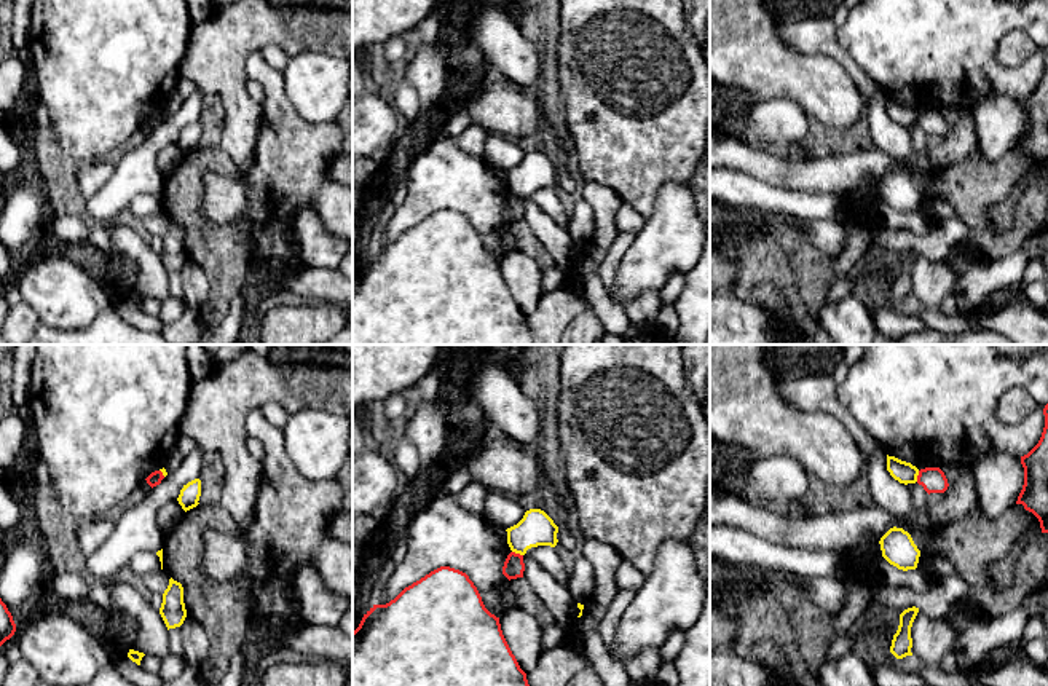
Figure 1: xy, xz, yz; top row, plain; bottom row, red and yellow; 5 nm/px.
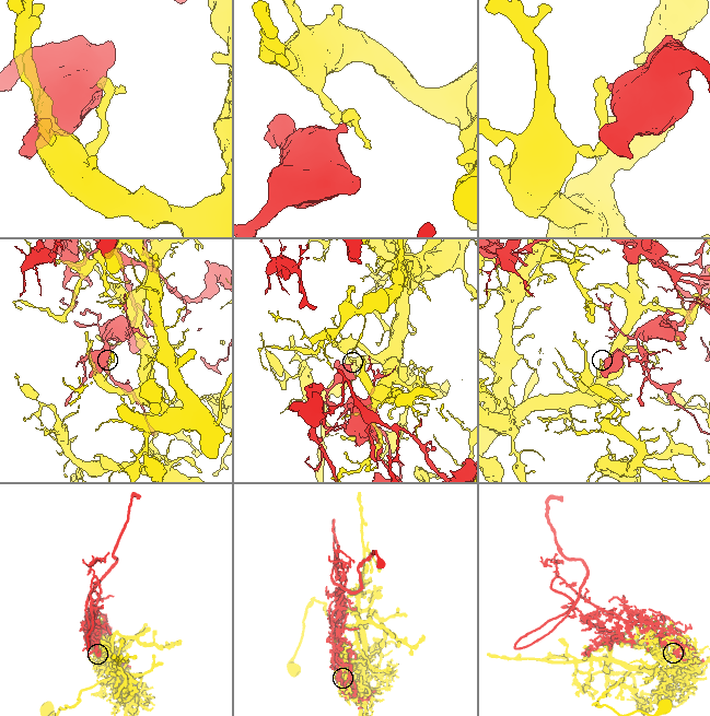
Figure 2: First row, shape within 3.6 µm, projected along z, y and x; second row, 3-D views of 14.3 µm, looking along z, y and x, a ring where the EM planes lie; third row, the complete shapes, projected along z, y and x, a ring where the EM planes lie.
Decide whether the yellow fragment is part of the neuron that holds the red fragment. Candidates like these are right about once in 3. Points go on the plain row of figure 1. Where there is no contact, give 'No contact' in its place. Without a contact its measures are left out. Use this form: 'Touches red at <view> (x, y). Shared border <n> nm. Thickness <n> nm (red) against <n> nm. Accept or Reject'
Touches red at xz (517, 197). Shared border 60 nm. Thickness 110 nm (red) against 180 nm. Reject

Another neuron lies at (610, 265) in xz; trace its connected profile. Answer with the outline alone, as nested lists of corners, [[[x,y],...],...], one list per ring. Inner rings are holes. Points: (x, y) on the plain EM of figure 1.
[[[619,231],[616,239],[606,250],[603,262],[597,270],[606,289],[611,289],[614,286],[616,273],[619,270],[621,260],[628,250],[632,239],[633,236],[630,236],[628,233]]]

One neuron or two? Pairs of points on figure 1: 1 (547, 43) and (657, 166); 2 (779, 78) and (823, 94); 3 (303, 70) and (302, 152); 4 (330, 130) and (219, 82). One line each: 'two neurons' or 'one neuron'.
1: two neurons
2: one neuron
3: two neurons
4: two neurons

